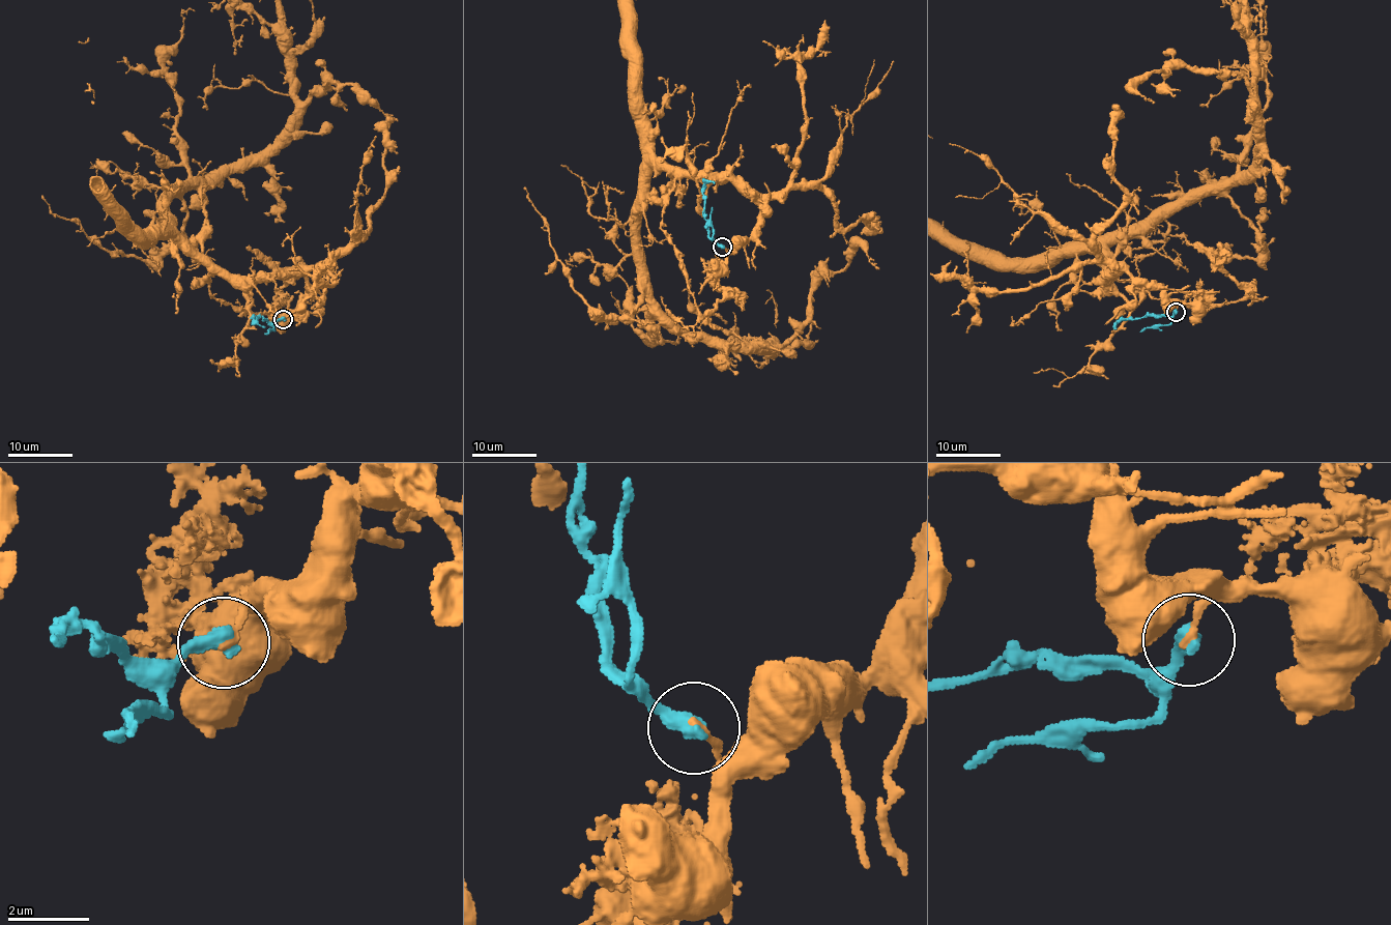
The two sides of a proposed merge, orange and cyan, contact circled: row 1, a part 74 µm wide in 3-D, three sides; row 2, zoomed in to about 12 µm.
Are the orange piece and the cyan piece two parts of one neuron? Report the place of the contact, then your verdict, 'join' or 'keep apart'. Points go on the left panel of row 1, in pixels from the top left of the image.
place (283, 319); keep apart

